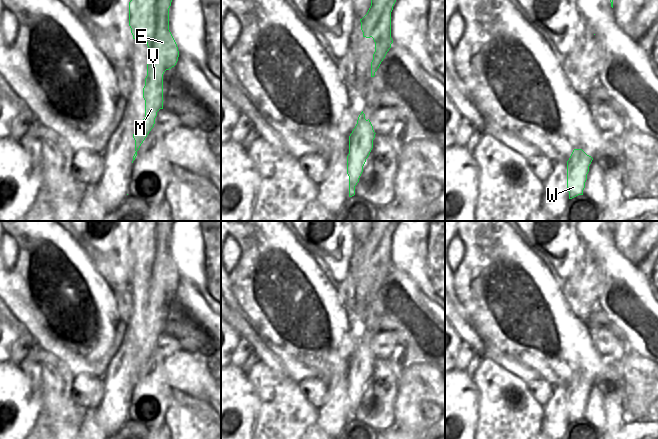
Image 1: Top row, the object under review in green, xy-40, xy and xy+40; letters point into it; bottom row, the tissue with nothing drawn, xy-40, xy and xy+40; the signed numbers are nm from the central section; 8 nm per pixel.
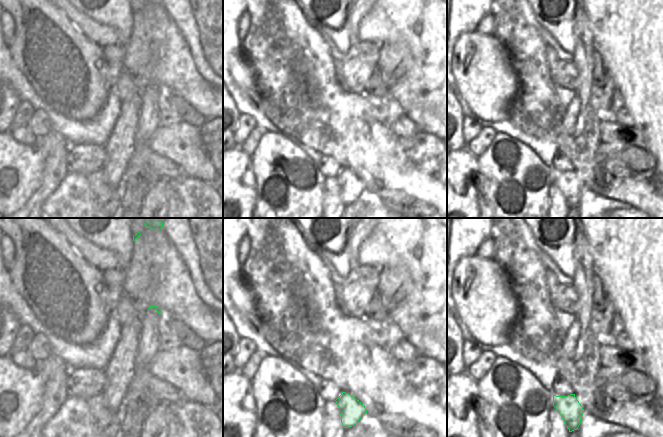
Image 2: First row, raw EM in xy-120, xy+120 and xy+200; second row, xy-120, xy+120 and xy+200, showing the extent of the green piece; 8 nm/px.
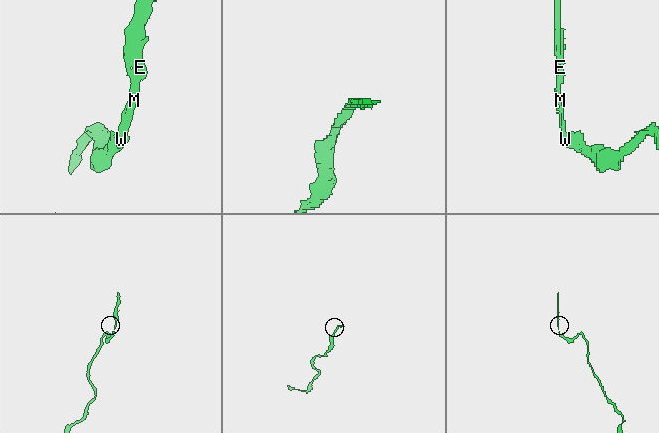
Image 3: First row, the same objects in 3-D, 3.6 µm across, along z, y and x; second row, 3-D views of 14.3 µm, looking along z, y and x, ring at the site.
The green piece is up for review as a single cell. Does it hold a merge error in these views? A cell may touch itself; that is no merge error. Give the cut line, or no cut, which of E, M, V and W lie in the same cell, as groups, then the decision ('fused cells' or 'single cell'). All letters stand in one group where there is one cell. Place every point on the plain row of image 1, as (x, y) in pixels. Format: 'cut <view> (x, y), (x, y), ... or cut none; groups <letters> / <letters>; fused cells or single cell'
cut xy (352, 356), (360, 366), (360, 380), (365, 383); groups E M V / W; fused cells

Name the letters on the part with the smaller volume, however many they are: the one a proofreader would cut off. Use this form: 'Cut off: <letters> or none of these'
Cut off: E, M, V

